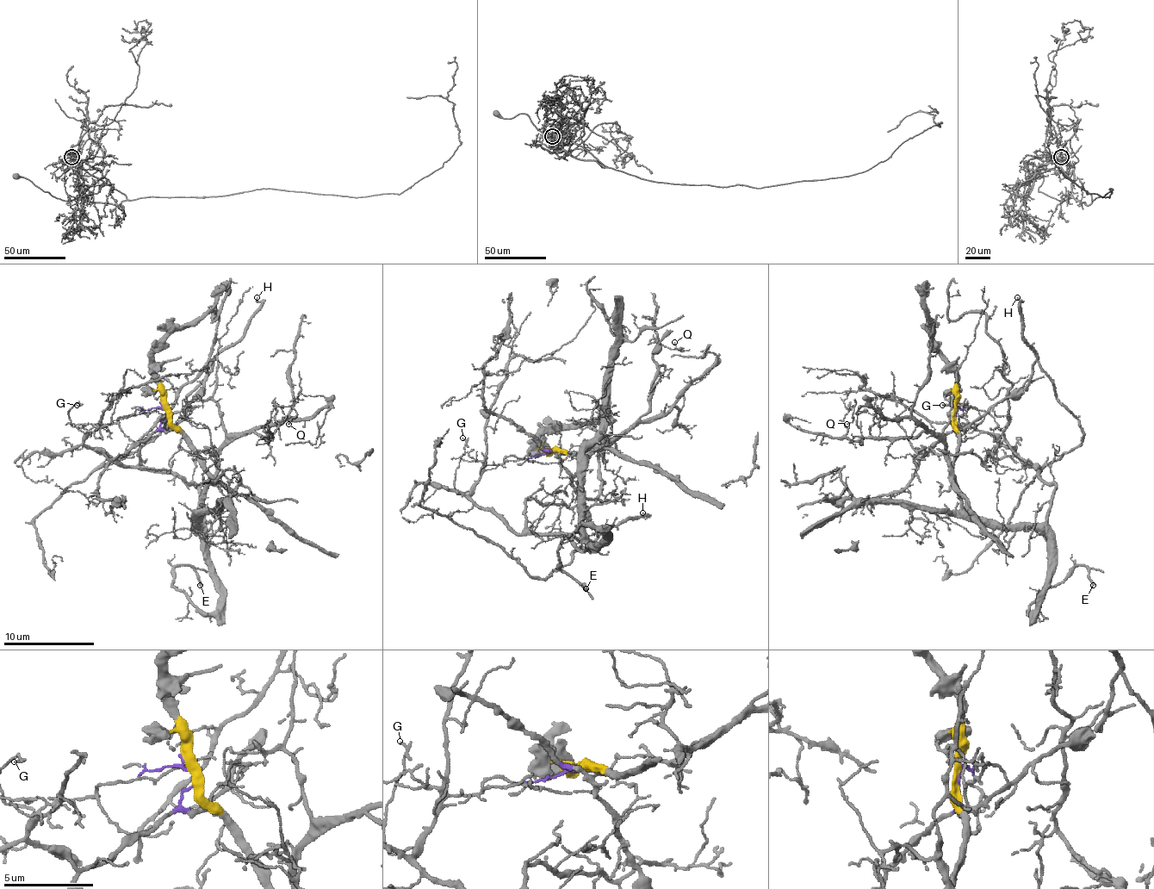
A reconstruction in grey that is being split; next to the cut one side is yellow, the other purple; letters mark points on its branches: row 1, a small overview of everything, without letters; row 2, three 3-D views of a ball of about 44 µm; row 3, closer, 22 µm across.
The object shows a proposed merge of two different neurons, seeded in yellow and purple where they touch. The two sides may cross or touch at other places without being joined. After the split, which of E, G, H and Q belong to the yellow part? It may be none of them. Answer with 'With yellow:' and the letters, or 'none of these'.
With yellow: E, G, Q

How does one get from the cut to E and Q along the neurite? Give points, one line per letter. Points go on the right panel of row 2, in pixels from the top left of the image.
E: (958, 410), (952, 485), (969, 512), (1048, 540), (1033, 612), (1070, 569), (1094, 585)
Q: (958, 410), (951, 474), (934, 435), (851, 440), (844, 415), (853, 406), (846, 424)

